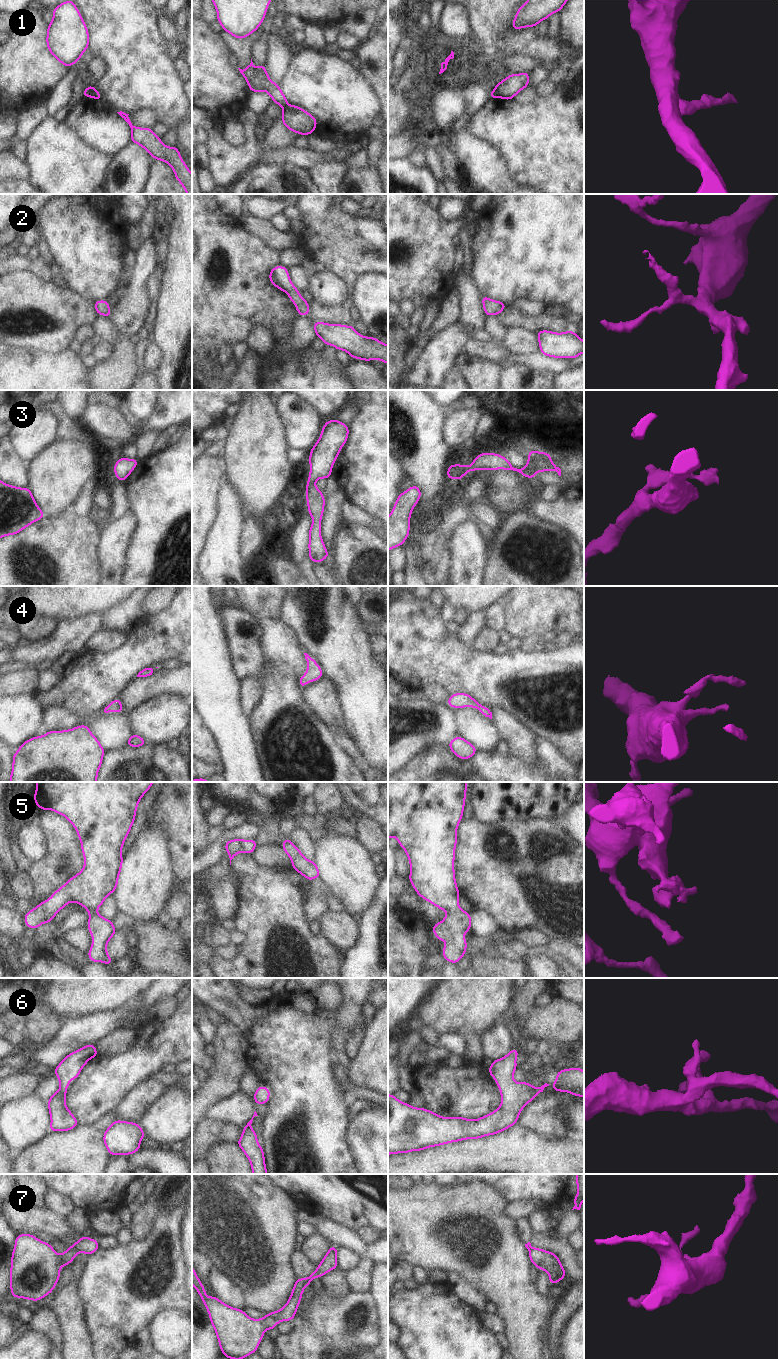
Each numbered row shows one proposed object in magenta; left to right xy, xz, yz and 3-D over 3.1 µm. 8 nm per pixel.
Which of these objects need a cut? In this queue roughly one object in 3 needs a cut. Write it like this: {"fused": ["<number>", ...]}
{"fused": ["1", "7"]}

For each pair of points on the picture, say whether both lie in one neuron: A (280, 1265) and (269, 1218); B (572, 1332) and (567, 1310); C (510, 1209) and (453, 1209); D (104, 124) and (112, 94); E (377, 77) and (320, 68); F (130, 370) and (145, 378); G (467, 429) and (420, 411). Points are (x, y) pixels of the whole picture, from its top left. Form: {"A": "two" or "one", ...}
{"A": "one", "B": "two", "C": "two", "D": "two", "E": "two", "F": "two", "G": "two"}

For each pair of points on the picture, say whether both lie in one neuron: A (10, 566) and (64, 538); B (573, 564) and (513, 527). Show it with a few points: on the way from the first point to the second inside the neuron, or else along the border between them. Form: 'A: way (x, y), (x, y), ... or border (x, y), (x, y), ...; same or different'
A: way (23, 566), (30, 566), (51, 551); same
B: way (558, 564), (550, 564), (528, 542); same

